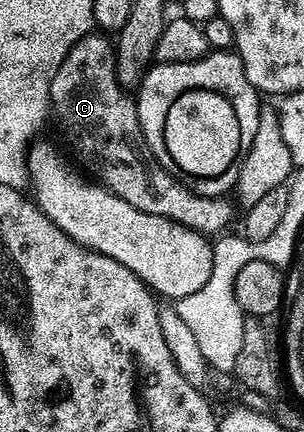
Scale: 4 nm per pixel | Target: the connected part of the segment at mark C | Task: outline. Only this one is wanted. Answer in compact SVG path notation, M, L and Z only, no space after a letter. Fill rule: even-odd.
M88 34L80 38L71 47L69 54L65 54L57 74L53 74L51 79L49 112L53 120L55 116L59 123L60 134L67 139L67 144L75 151L76 158L96 176L92 177L114 196L129 202L129 206L145 214L169 218L181 226L192 228L194 232L202 232L208 238L222 233L226 229L223 227L231 220L231 208L226 204L226 199L218 196L198 196L192 188L186 188L173 174L166 172L161 162L157 162L139 125L136 101L127 97L130 95L120 86L119 79L115 76L114 43L106 35L95 35Z

